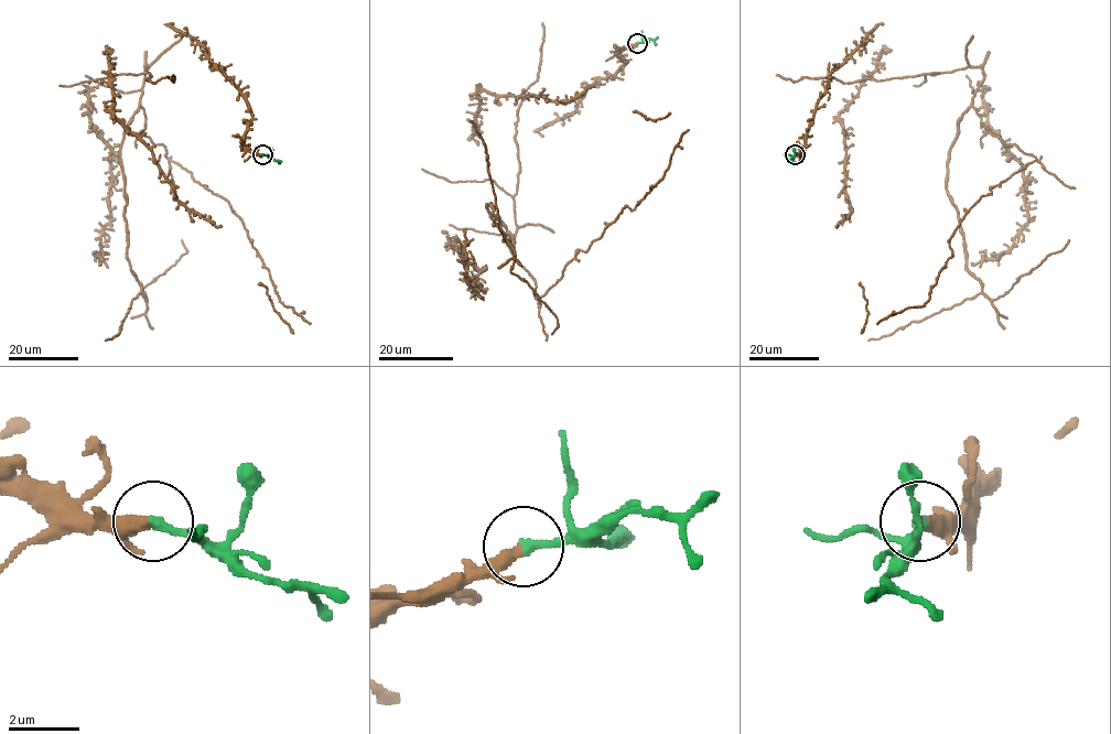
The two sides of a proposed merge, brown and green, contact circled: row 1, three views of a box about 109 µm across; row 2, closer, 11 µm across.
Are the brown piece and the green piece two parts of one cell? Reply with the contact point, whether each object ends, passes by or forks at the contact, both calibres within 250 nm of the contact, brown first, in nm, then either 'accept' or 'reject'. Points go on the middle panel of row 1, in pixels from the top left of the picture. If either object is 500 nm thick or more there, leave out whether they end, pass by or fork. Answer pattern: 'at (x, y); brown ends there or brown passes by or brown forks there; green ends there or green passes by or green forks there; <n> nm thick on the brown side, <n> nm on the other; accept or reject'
at (637, 43); brown ends there; green ends there; 400 nm thick on the brown side, 280 nm on the other; accept

